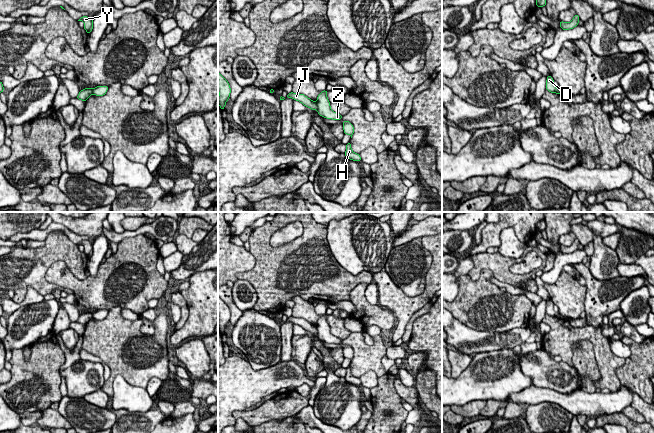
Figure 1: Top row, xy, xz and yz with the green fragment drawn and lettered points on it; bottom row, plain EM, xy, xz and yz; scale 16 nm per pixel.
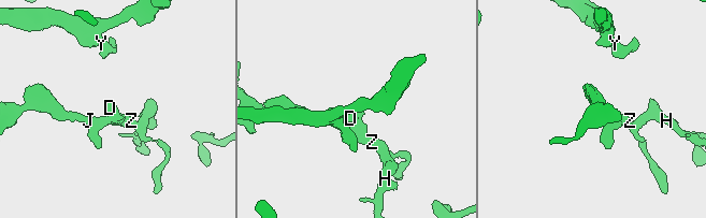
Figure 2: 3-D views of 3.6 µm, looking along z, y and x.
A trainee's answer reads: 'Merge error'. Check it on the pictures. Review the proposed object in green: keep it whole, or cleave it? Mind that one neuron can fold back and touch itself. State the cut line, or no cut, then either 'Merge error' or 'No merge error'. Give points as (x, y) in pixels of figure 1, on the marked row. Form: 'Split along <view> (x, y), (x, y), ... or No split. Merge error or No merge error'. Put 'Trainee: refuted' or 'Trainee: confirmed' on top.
Trainee: confirmed
Split along xz (315, 102), (317, 109). Merge error

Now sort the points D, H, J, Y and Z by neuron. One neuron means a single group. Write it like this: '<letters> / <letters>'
D H Y Z / J

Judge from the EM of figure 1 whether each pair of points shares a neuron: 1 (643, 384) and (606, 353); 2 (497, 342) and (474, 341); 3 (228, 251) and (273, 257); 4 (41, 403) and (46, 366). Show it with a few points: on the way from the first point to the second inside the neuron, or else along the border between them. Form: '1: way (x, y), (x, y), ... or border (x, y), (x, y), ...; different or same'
1: border (625, 359), (625, 362), (619, 367); different
2: way (491, 341), (480, 341); same
3: border (249, 251), (255, 264), (237, 273); different
4: way (41, 394), (41, 388), (45, 384), (45, 375); same

